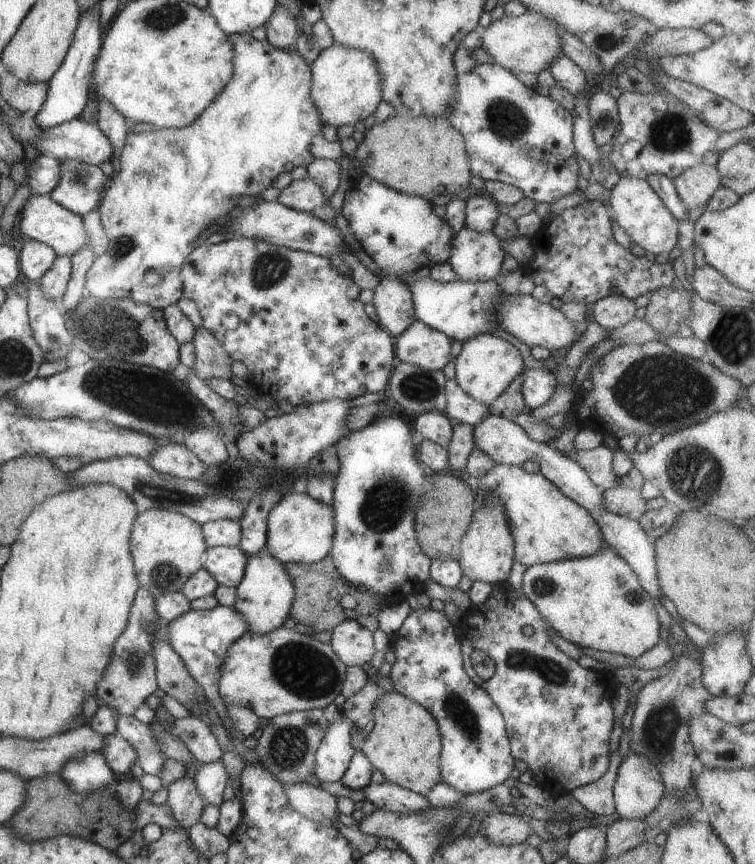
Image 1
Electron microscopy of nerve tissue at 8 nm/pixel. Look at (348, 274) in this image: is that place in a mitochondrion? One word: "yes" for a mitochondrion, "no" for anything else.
no

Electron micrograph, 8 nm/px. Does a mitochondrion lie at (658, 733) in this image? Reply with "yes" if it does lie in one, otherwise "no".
yes

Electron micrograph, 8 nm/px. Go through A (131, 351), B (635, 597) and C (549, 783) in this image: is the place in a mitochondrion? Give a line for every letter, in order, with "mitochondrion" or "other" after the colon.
A: mitochondrion
B: other
C: other

